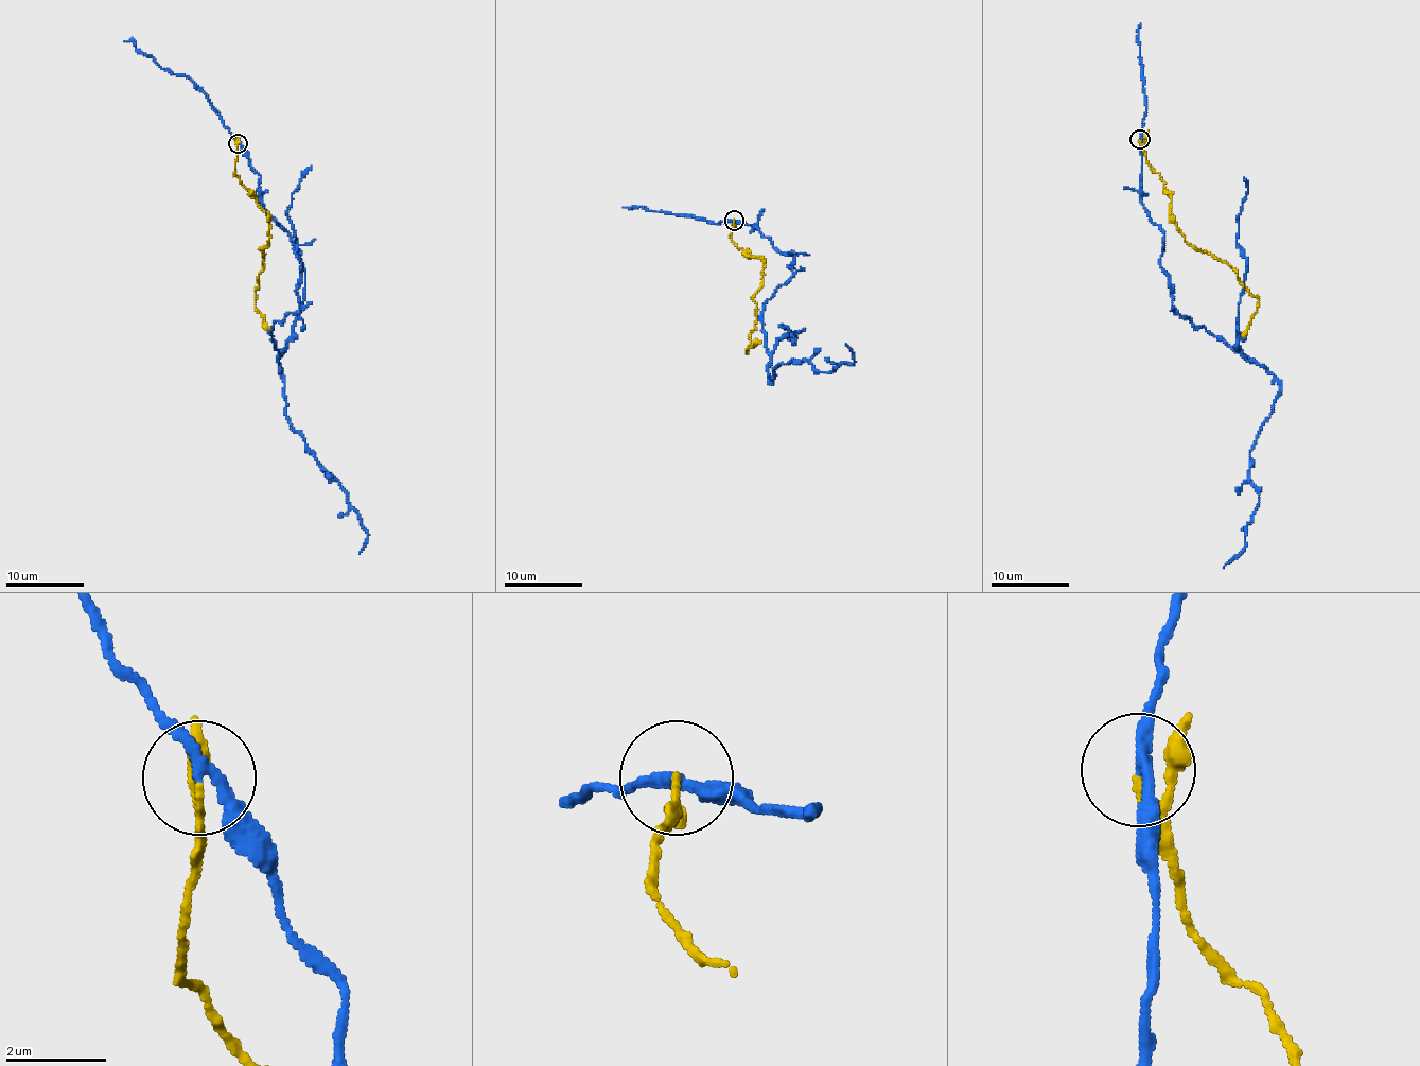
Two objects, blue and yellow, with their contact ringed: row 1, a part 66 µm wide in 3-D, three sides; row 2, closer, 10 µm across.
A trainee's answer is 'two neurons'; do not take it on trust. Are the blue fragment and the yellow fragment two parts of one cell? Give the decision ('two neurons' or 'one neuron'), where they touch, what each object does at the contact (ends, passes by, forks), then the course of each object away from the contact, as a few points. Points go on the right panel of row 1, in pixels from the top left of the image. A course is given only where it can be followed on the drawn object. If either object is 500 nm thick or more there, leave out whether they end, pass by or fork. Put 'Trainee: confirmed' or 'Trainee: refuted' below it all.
two neurons; at (1140, 139); blue passes by; yellow passes by; blue runs (1140, 139), (1141, 202), (1164, 236), (1174, 310), (1279, 386), (1249, 452), (1259, 497), (1245, 546), (1224, 568); yellow runs (1140, 139), (1146, 162), (1171, 199), (1178, 231), (1225, 260), (1259, 300), (1243, 336)
Trainee: confirmed

